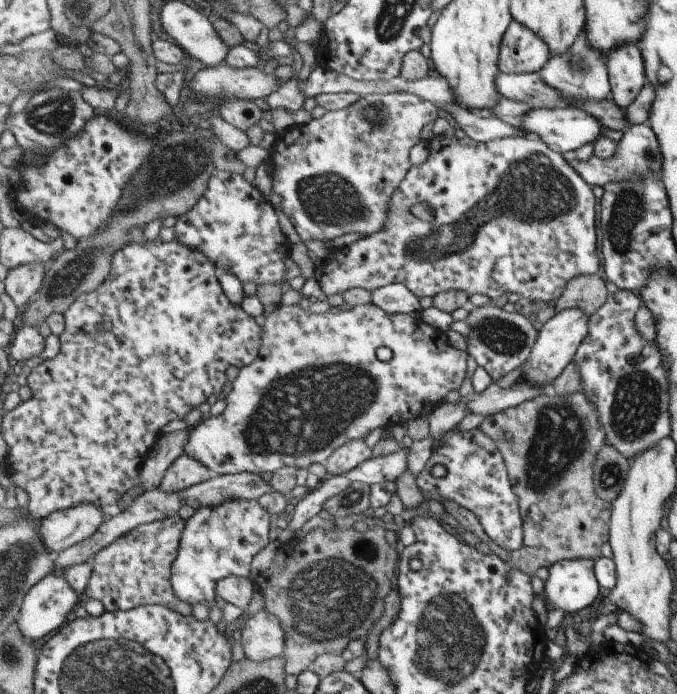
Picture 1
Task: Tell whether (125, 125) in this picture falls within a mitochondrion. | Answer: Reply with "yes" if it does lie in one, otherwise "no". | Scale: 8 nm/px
no

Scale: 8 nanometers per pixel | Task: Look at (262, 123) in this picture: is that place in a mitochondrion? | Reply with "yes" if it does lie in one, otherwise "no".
no

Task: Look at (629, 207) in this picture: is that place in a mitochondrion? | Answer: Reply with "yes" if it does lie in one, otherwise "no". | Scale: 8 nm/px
yes

